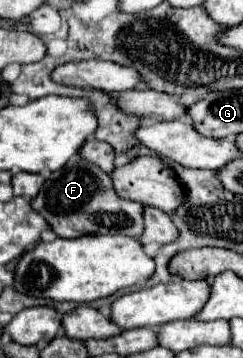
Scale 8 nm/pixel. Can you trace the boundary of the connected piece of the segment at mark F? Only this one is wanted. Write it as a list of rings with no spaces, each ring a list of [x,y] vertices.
[[[78,155],[70,157],[62,169],[50,173],[42,185],[42,191],[32,199],[30,205],[46,219],[52,233],[62,239],[70,239],[72,229],[80,235],[120,233],[138,237],[142,233],[142,205],[120,199],[112,187],[110,175],[92,163],[78,159]]]

